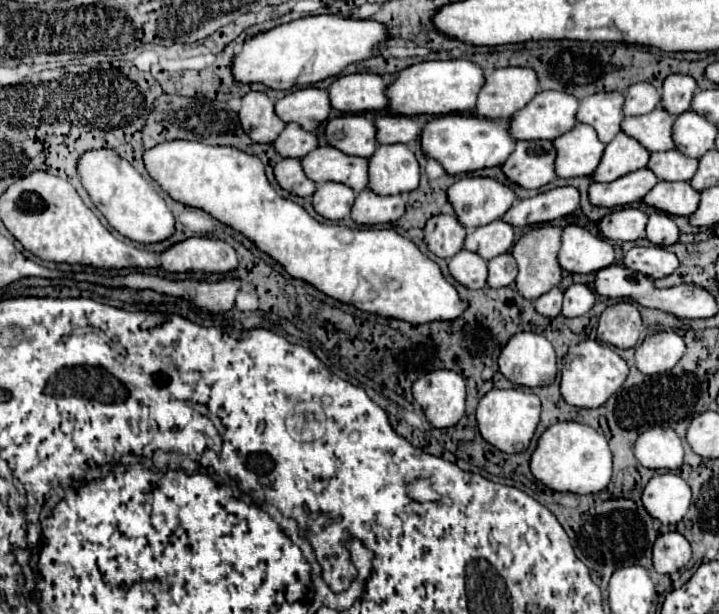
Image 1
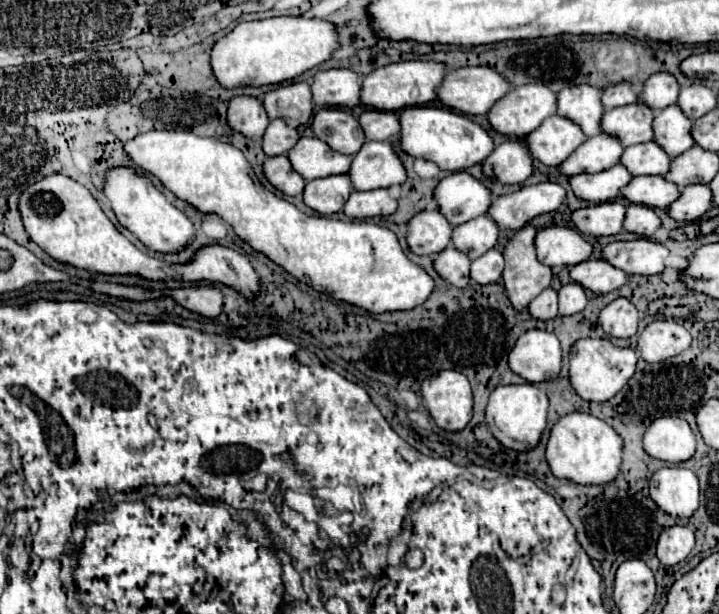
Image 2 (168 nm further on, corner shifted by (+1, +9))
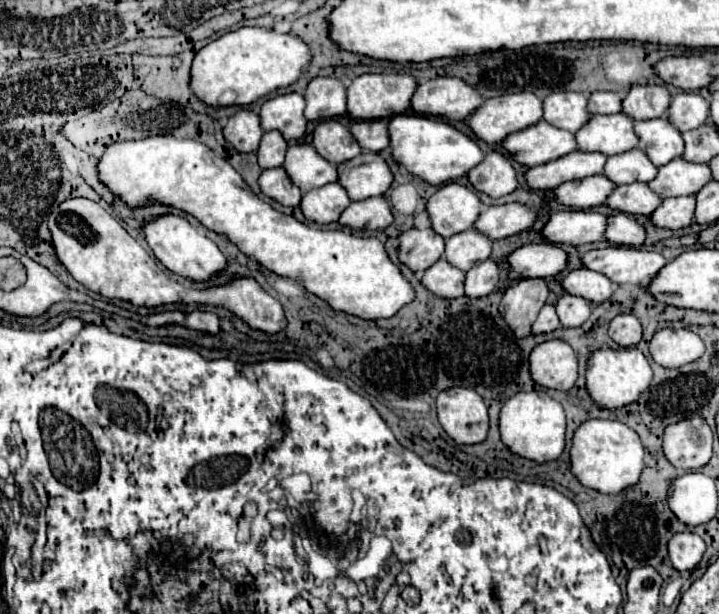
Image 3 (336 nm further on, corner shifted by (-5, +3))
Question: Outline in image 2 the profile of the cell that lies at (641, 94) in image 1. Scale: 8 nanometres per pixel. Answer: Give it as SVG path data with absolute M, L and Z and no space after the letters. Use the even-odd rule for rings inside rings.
M618 83L618 85L612 85L612 87L604 89L602 101L604 101L604 109L614 109L614 107L636 103L638 93L630 83Z

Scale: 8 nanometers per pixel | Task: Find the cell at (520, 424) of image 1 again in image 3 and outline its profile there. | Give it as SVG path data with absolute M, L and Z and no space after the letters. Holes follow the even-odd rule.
M530 391L530 393L516 393L512 395L502 411L500 411L500 437L502 443L516 455L546 463L558 459L564 449L564 431L566 431L566 417L564 409L558 401L554 401L546 391Z

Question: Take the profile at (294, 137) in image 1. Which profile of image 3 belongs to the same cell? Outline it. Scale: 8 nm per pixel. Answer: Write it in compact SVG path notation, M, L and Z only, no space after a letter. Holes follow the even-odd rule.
M280 131L264 133L262 143L258 147L258 163L260 163L260 167L262 169L282 167L286 151L288 151L288 141L282 137Z

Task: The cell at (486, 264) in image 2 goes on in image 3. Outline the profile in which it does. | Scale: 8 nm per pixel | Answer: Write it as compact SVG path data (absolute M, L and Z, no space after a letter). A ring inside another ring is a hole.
M486 259L478 267L472 267L466 273L466 297L484 297L494 291L498 283L500 269L492 259Z

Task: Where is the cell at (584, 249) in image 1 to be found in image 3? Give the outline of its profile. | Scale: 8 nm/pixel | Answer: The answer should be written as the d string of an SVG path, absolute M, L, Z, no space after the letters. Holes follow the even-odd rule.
M532 243L516 249L508 257L510 279L520 279L522 275L530 277L554 277L568 265L568 253L554 243Z

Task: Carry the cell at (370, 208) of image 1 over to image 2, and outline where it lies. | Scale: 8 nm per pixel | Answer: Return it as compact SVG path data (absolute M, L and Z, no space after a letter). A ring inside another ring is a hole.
M388 189L352 191L350 199L344 203L344 215L350 219L386 217L386 215L392 215L396 207L398 207L398 201L390 197Z

